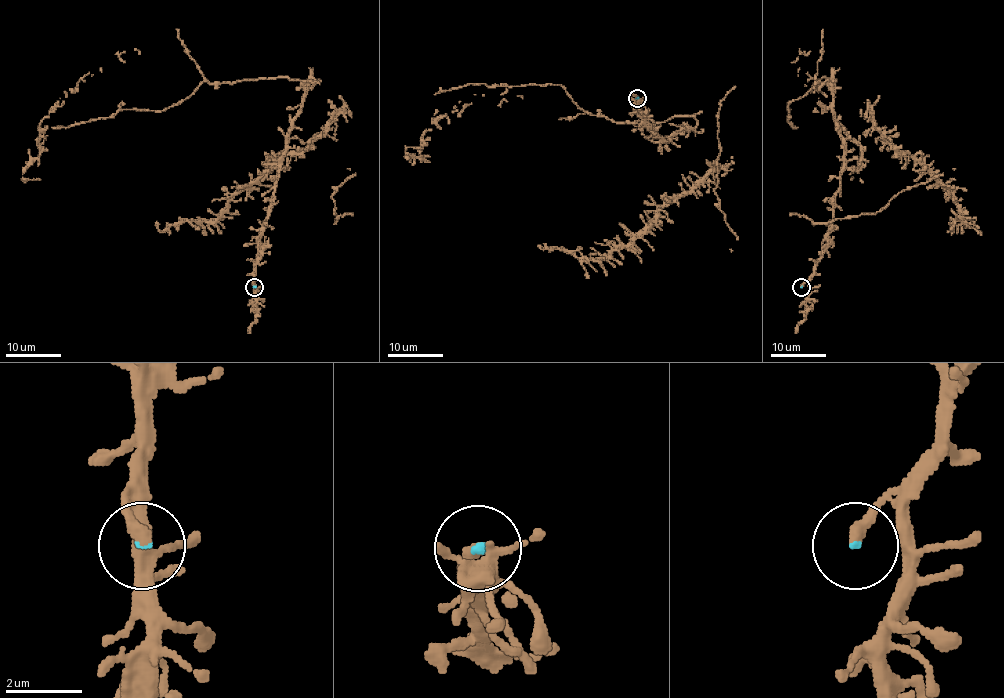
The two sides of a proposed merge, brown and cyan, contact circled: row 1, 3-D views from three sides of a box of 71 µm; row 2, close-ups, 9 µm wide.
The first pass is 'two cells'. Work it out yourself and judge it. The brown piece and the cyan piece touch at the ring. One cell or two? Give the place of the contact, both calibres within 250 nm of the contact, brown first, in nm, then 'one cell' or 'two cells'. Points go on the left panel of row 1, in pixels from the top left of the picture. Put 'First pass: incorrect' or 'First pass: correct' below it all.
(254, 287) | 320/70 nm | one cell
First pass: incorrect

